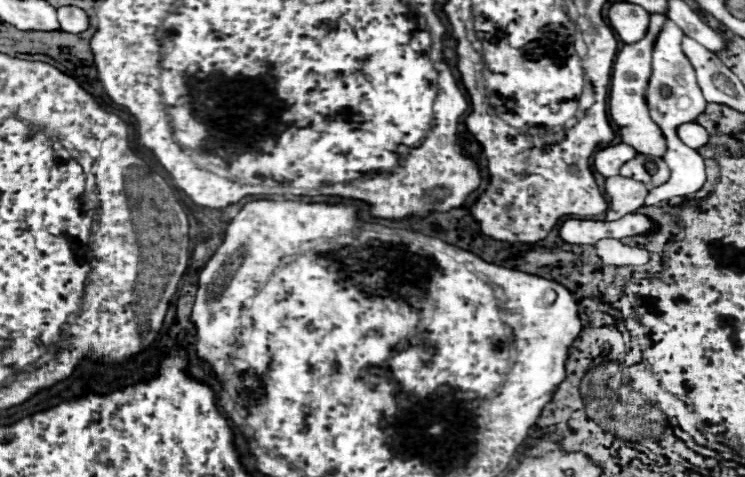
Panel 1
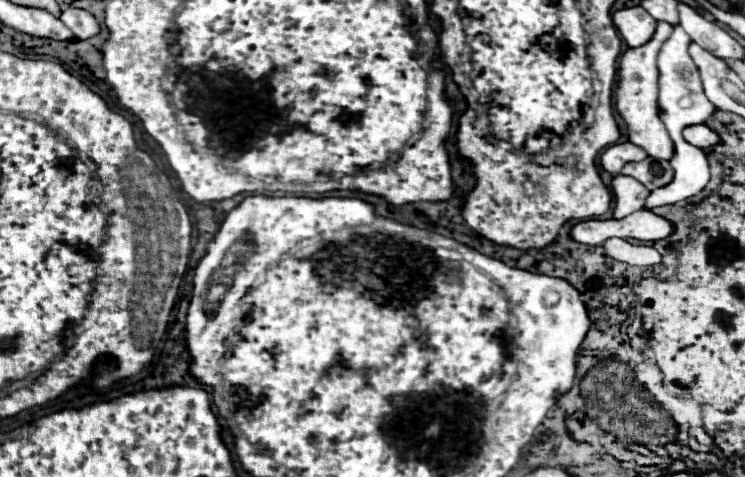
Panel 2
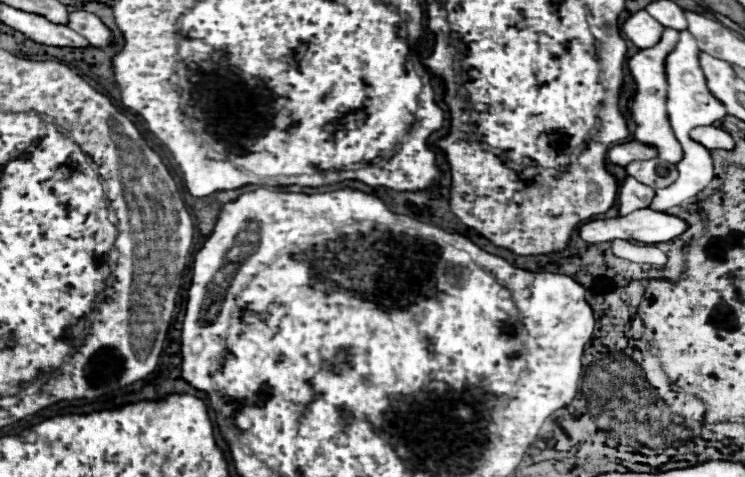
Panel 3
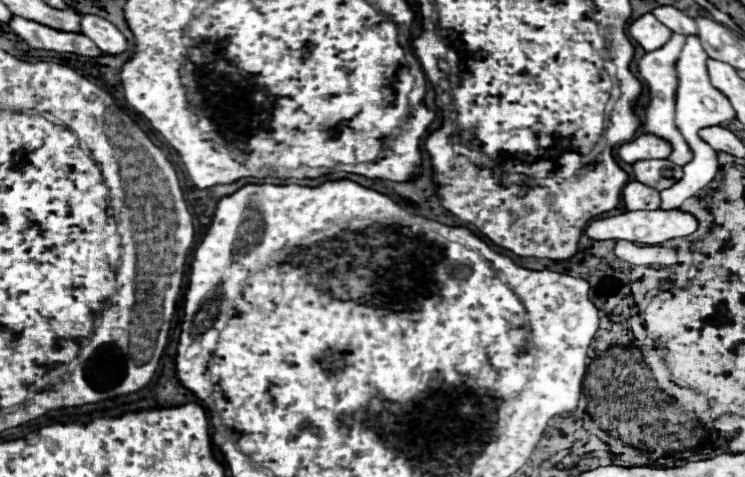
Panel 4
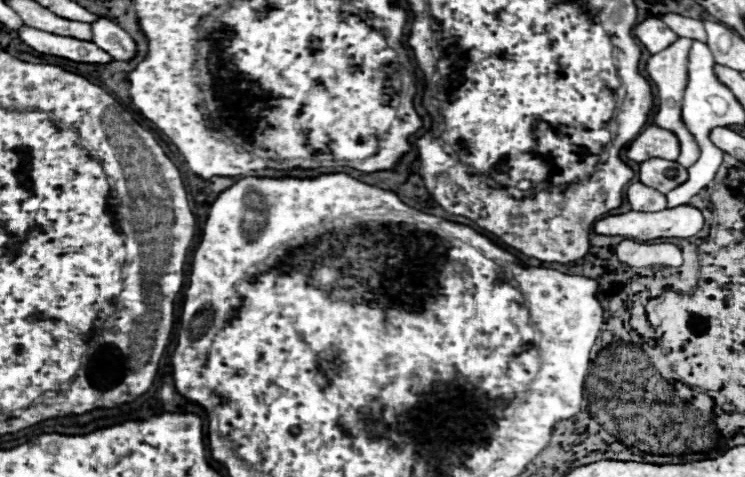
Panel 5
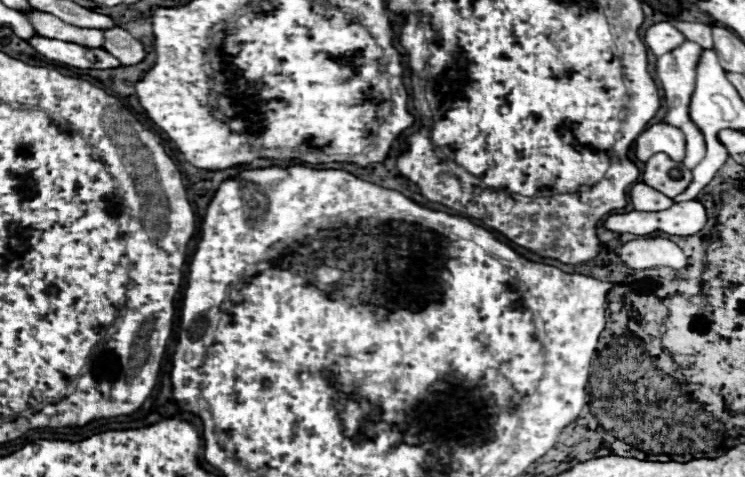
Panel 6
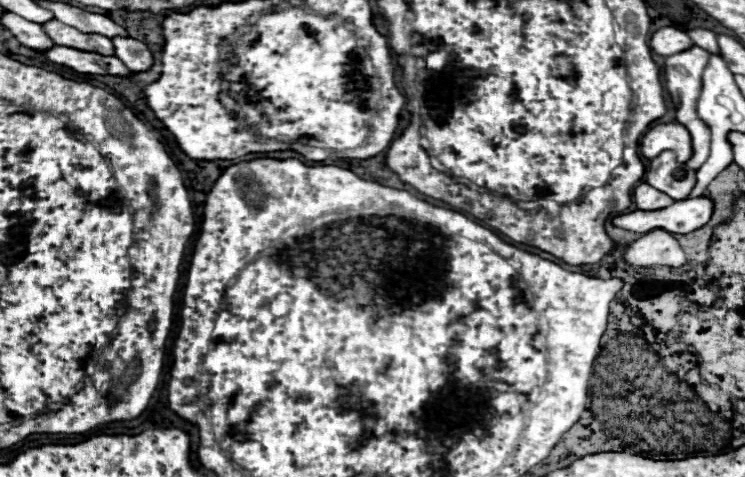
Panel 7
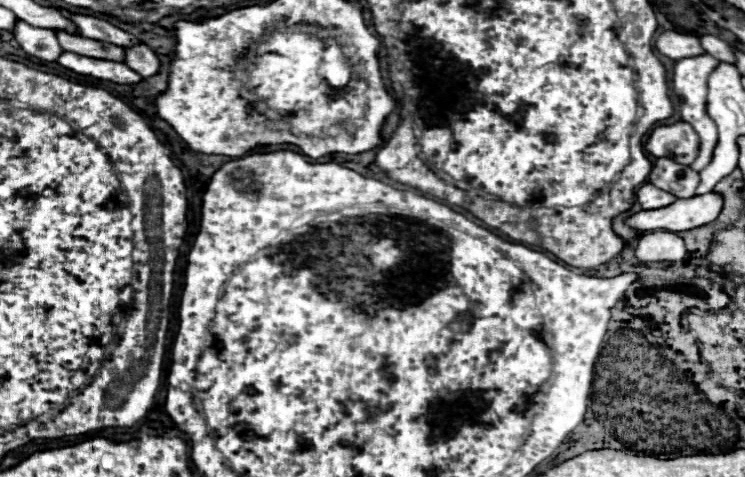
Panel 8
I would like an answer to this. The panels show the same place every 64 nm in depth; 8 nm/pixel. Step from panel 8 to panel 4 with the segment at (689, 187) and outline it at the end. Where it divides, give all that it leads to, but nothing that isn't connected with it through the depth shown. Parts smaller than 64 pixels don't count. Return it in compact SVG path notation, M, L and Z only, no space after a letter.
M640 160L640 164L634 164L634 178L656 190L670 188L682 176L682 168L670 160Z

